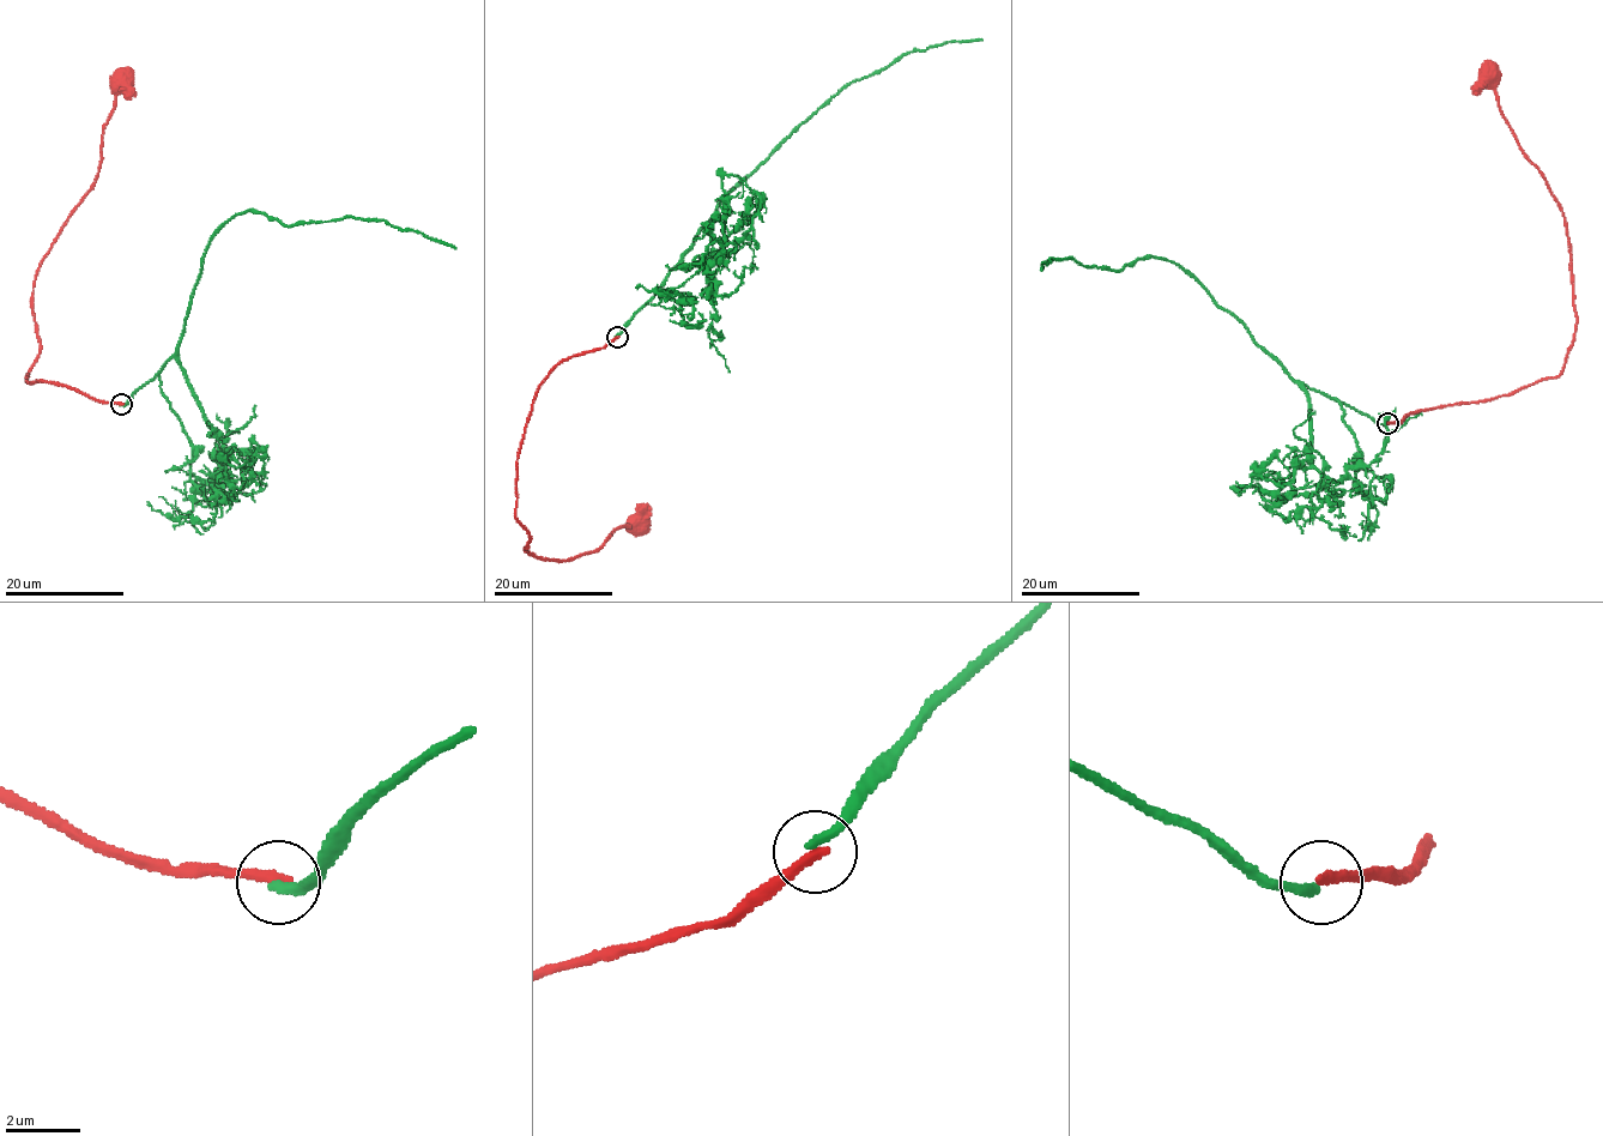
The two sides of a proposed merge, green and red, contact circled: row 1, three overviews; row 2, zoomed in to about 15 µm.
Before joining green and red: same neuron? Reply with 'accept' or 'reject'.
reject

